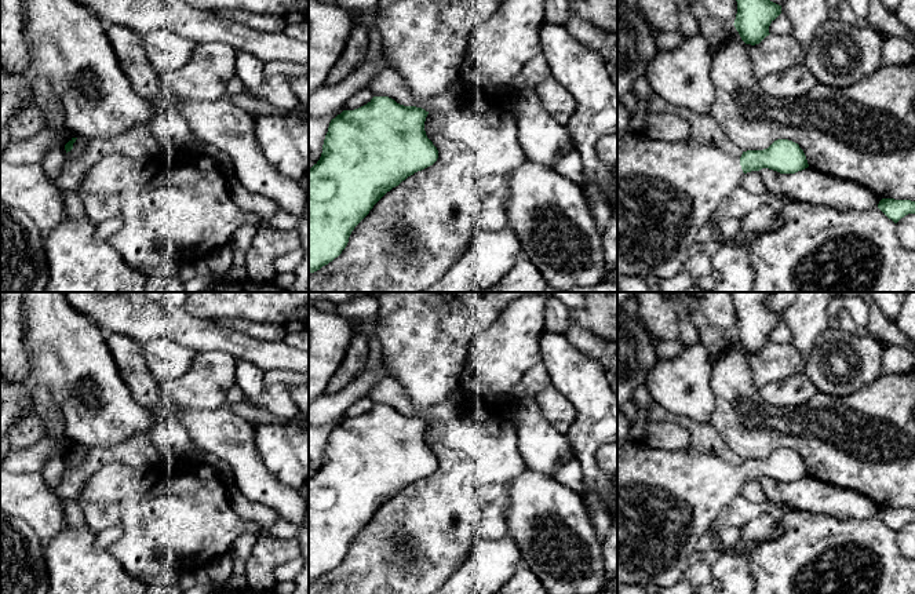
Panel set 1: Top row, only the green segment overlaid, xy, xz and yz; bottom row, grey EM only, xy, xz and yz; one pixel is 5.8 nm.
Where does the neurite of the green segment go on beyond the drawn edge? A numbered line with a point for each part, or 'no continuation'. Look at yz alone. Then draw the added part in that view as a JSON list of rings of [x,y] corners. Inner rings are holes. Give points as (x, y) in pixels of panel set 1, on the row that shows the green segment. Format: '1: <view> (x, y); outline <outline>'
1: yz (667, 190); outline [[[630,130],[617,132],[617,278],[623,276],[639,276],[646,280],[656,276],[659,280],[674,277],[685,262],[689,259],[696,247],[699,230],[707,223],[711,215],[718,209],[721,203],[739,186],[744,179],[740,165],[740,157],[732,157],[719,147],[707,146],[693,139],[681,142],[668,142],[650,138],[646,132],[638,134]]]

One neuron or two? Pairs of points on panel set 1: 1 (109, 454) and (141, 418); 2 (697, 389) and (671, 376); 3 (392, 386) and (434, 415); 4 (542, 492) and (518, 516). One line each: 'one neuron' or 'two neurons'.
1: two neurons
2: one neuron
3: one neuron
4: one neuron

